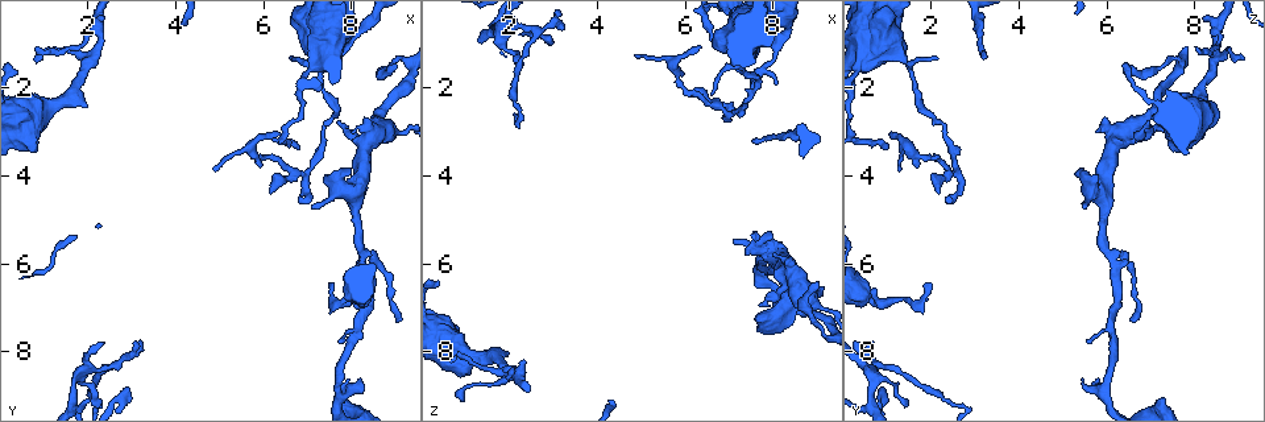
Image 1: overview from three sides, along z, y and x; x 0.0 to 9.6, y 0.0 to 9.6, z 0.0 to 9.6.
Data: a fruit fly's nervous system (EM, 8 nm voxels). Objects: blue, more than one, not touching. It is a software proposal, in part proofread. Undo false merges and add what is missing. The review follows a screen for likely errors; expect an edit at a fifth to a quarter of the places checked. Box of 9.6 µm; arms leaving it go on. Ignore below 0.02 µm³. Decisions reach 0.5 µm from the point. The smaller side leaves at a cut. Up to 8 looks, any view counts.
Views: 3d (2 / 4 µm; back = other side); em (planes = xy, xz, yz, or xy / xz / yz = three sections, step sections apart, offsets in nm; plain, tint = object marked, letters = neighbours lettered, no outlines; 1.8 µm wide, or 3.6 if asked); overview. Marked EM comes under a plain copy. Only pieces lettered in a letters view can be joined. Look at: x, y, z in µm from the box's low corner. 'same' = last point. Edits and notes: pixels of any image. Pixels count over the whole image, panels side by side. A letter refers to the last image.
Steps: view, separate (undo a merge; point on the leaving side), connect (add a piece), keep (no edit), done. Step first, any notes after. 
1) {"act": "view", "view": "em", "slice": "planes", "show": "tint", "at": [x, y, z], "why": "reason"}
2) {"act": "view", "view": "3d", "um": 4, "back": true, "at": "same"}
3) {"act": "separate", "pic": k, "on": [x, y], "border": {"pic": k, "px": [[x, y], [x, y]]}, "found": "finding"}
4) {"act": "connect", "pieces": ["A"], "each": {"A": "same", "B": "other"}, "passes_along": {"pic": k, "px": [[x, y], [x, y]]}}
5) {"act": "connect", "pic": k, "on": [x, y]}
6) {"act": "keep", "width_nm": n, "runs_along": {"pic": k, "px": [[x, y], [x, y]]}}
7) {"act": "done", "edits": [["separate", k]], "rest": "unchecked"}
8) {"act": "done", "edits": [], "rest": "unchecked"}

{"act": "view", "view": "em", "um": 3.6, "slice": "planes", "show": "tint", "at": [8.65, 3.05, 6.60], "why": "sudden change in width"}

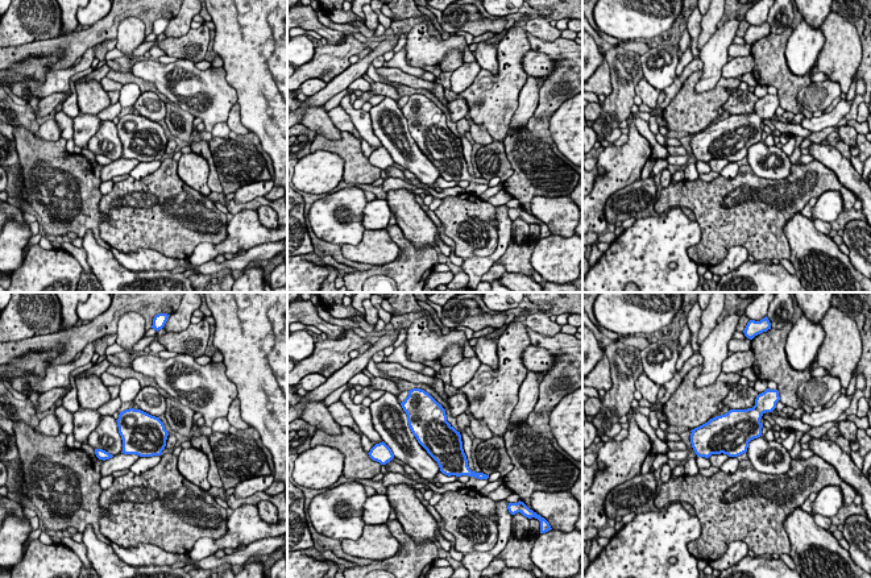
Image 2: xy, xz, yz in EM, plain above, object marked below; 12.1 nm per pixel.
{"act": "view", "view": "em", "um": 3.6, "slice": "planes", "show": "letters", "at": "same", "why": "what lies round it"}

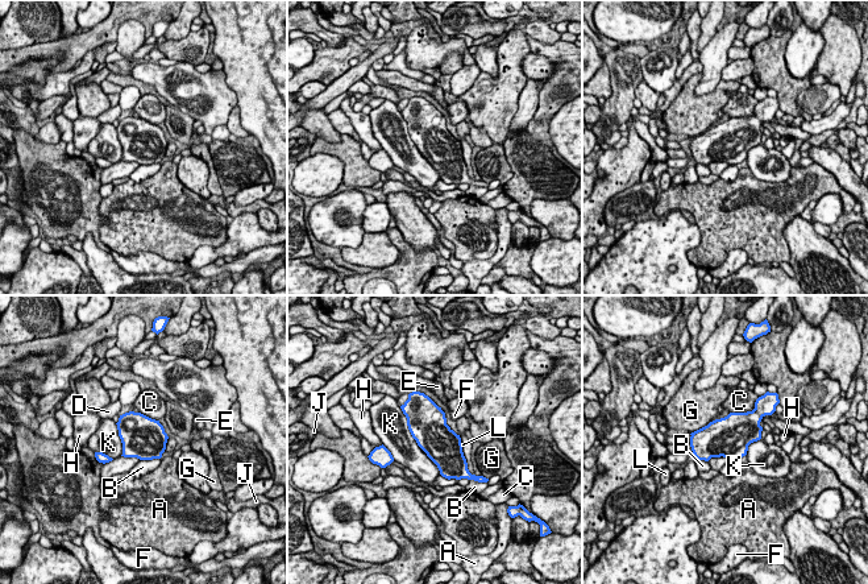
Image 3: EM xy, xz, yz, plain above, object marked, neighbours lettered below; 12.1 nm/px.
{"act": "keep", "width_nm": 460, "each": {"A": "other", "B": "other", "C": "other", "D": "other", "E": "other", "F": "other", "G": "other", "H": "other", "J": "other", "K": "other", "L": "other"}, "border": {"pic": 3, "px": [[402, 411], [411, 437], [440, 473]]}, "found": "one neuron here"}

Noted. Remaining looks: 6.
{"act": "view", "view": "em", "slice": "xz", "step": 8, "show": "letters", "at": [7.10, 4.75, 5.45], "why": "free end"}

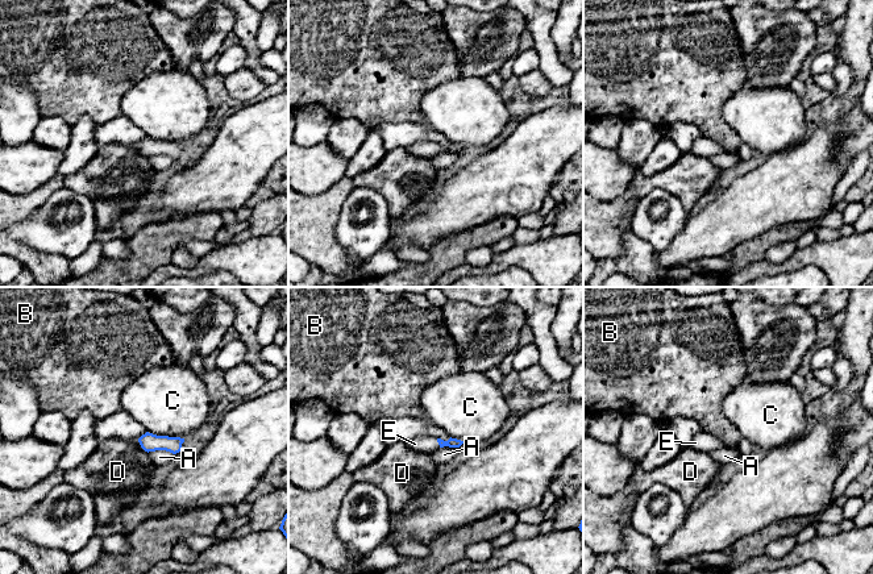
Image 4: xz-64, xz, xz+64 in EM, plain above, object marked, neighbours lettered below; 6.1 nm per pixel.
{"act": "connect", "pieces": ["E"], "each": {"A": "other", "B": "other", "C": "other", "D": "other", "E": "same"}, "found": "the neuron continues"}

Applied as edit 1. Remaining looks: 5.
{"act": "view", "view": "em", "slice": "xy", "step": 8, "show": "letters", "at": [1.95, 8.45, 0.65], "why": "branch point"}

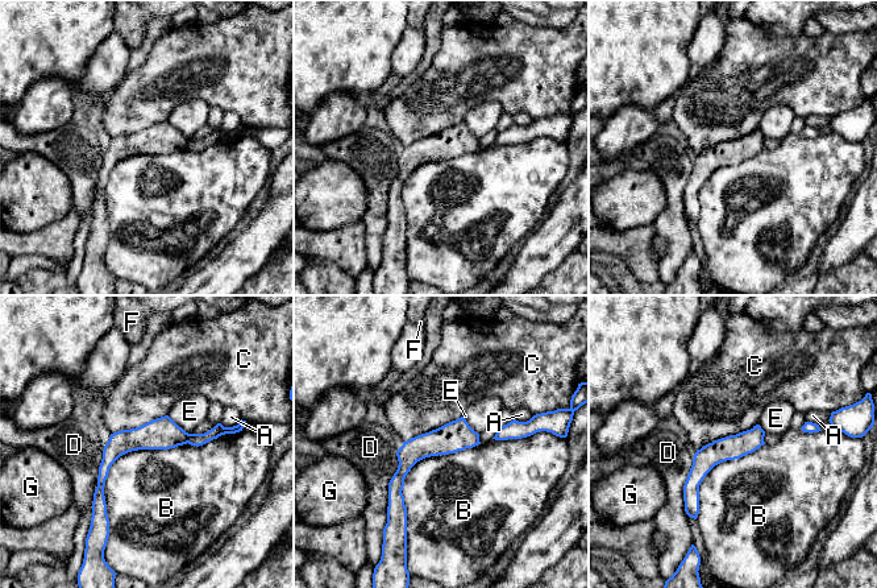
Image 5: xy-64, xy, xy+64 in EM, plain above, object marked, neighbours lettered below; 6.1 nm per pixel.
{"act": "separate", "pic": 5, "on": [195, 439], "each": {"A": "other", "B": "other", "C": "other", "D": "other", "E": "other", "F": "other", "G": "other"}, "border": {"pic": 5, "px": [[191, 434], [187, 442]]}, "found": "a second neuron is stuck on"}

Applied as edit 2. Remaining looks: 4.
{"act": "done", "edits": [["connect", 4], ["separate", 5]], "rest": "unchecked"}

